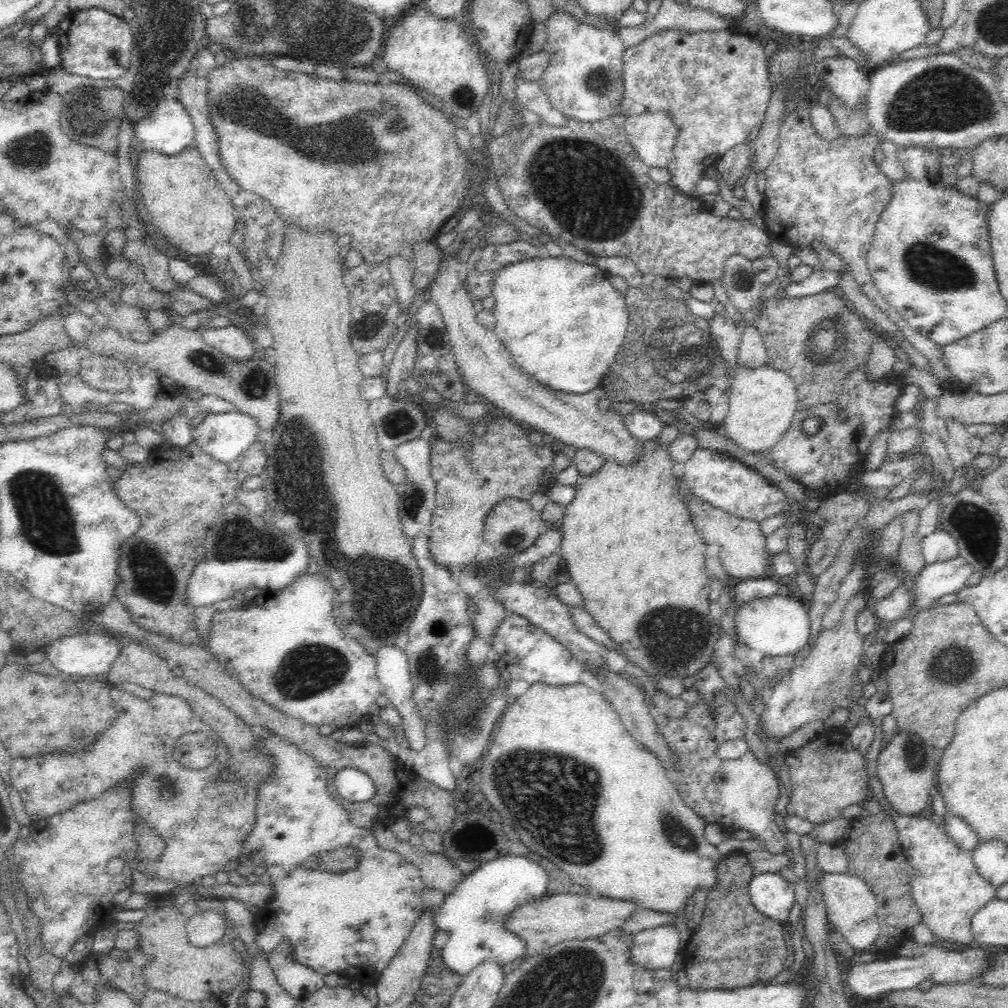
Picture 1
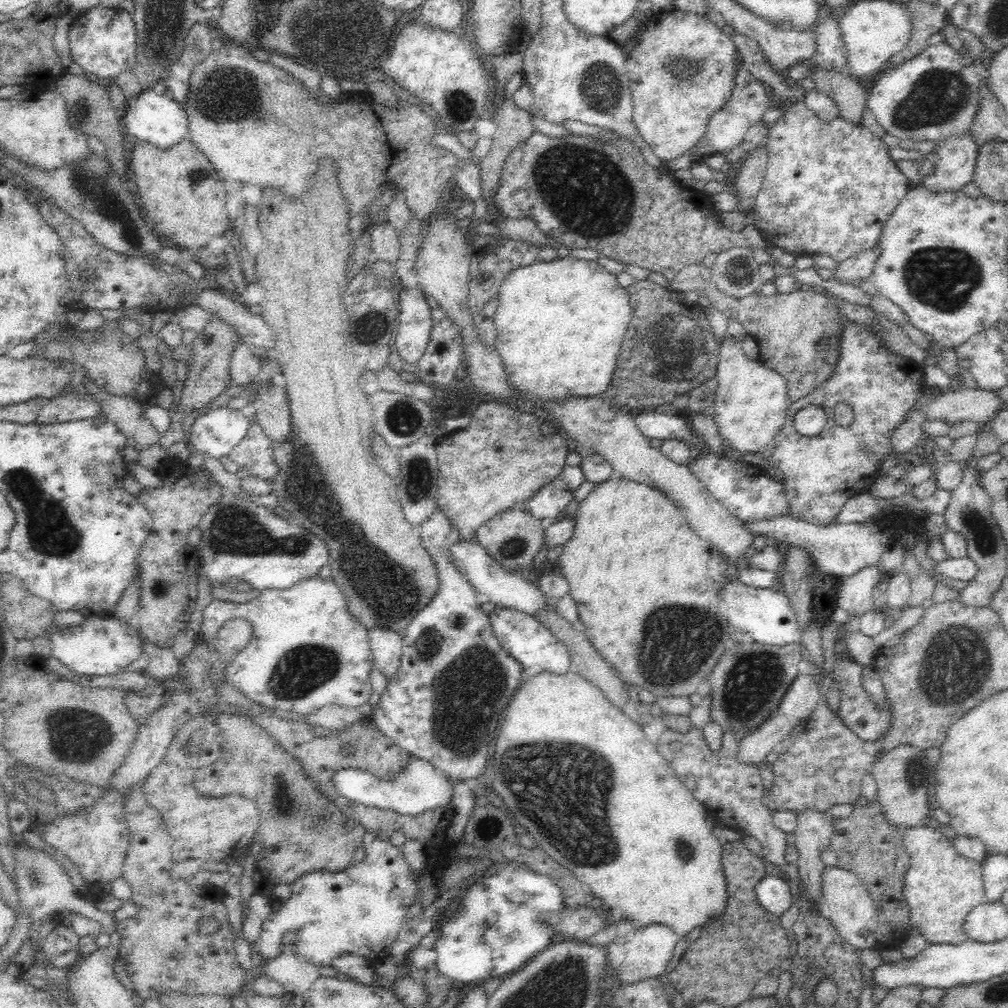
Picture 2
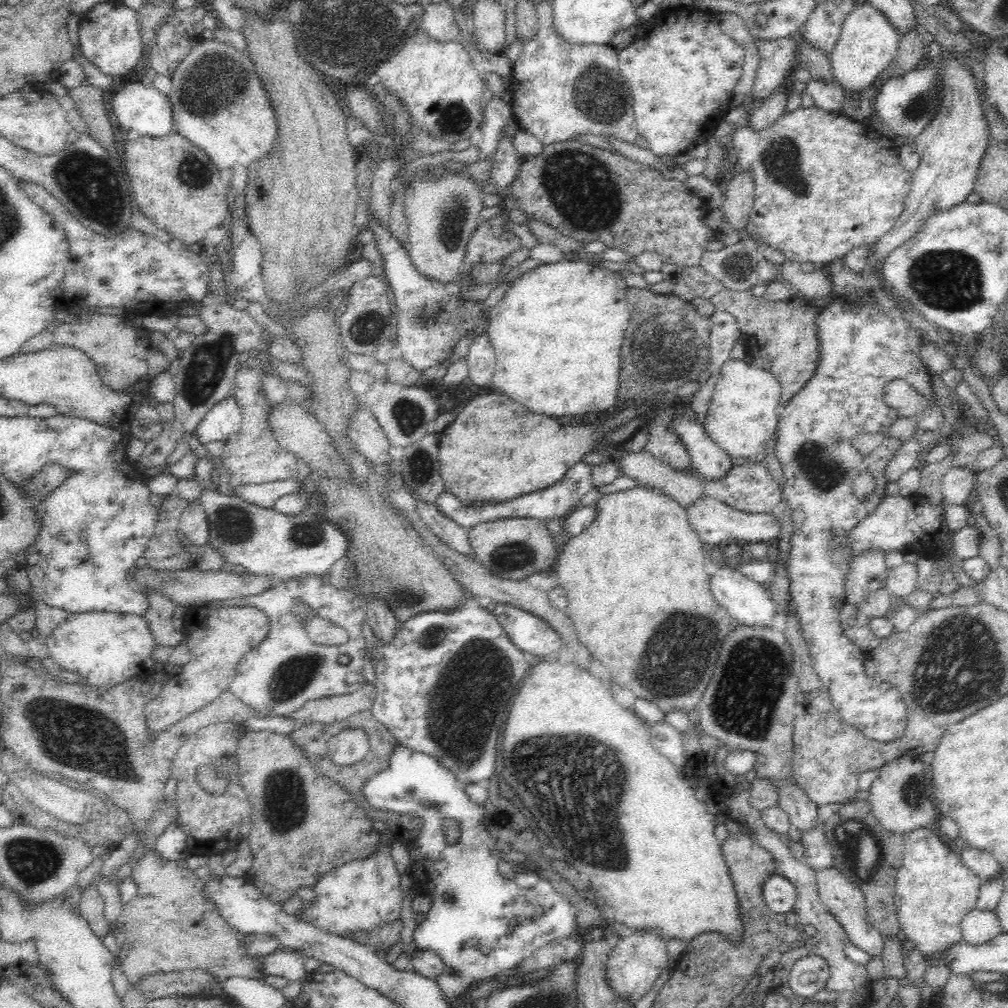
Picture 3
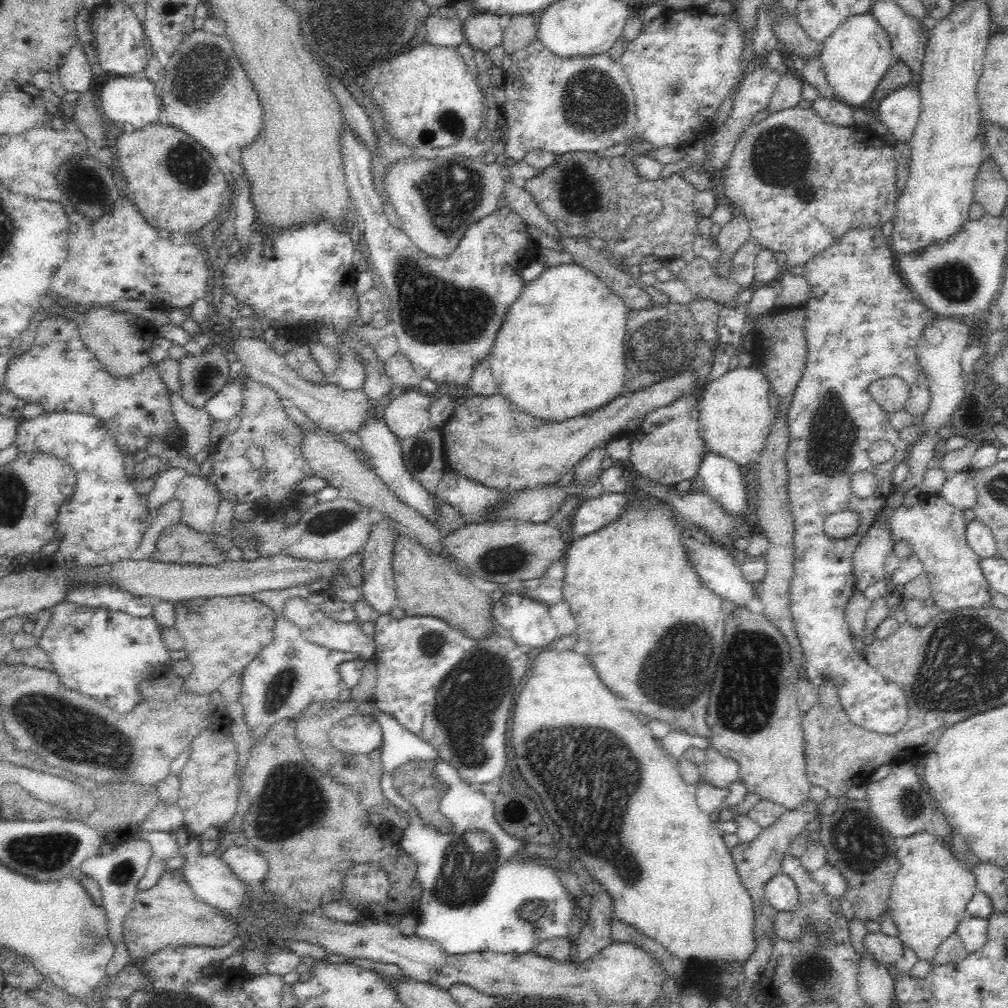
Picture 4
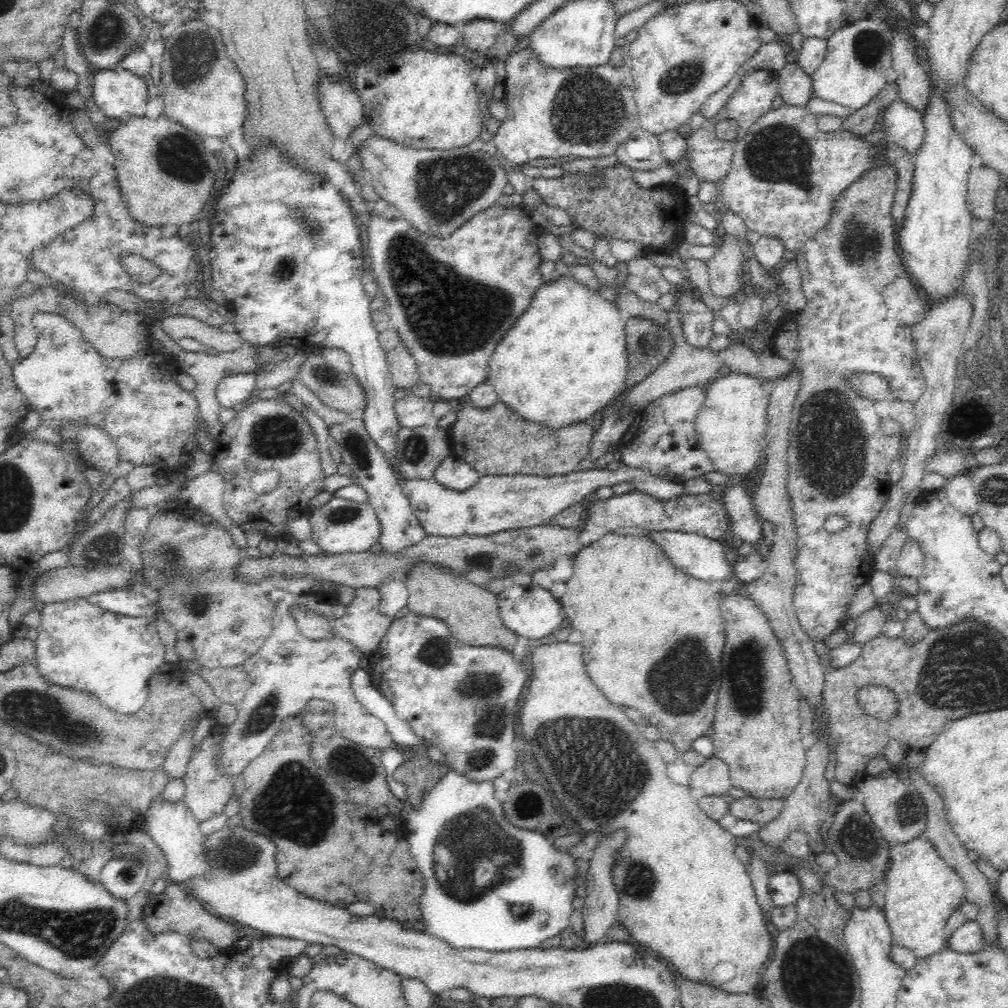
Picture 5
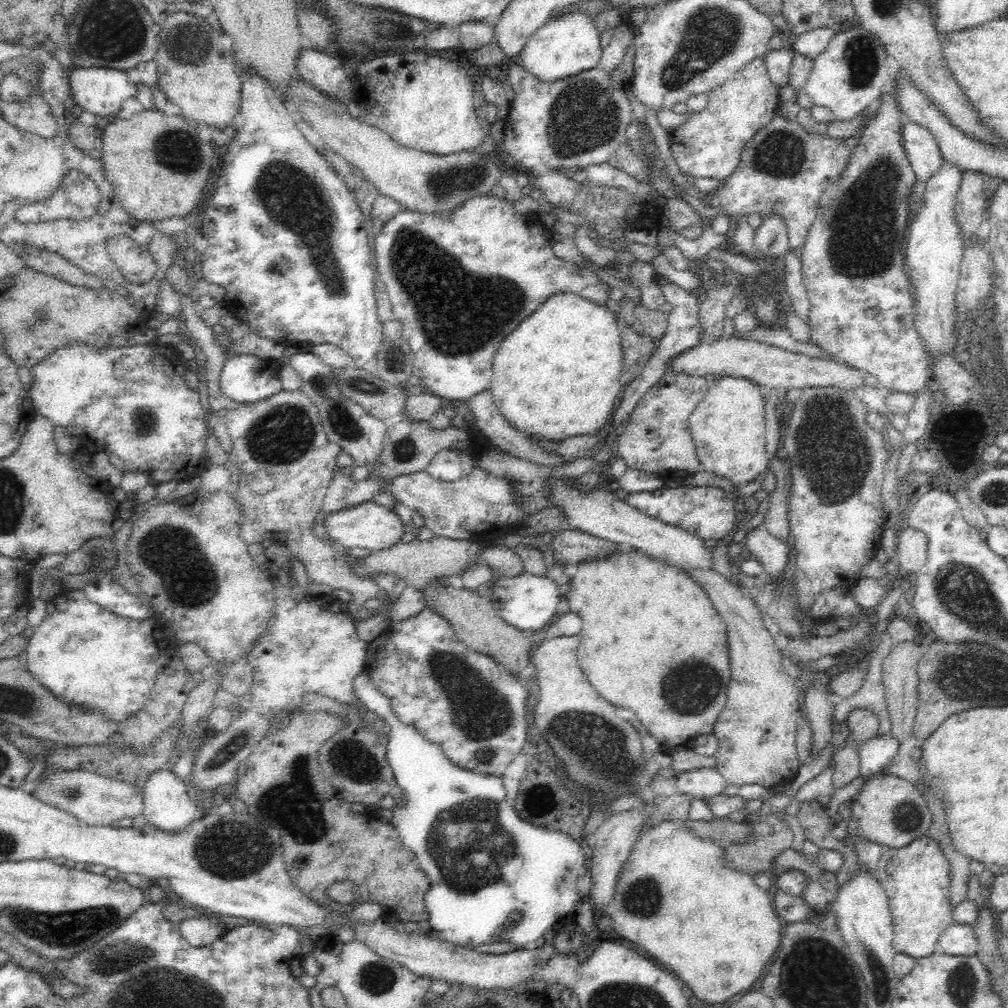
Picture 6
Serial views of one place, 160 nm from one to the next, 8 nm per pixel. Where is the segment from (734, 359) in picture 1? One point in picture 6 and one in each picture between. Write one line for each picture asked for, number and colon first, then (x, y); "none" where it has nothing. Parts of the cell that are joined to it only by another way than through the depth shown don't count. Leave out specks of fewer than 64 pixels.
2: (751, 403)
3: (741, 418)
4: (735, 418)
5: (731, 425)
6: (728, 427)

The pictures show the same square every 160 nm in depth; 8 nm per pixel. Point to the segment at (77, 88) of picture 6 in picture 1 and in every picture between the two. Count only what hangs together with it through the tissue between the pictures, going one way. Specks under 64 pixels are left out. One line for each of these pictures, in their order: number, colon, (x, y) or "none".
1: (169, 129)
2: (154, 119)
3: (144, 111)
4: (125, 100)
5: (119, 92)

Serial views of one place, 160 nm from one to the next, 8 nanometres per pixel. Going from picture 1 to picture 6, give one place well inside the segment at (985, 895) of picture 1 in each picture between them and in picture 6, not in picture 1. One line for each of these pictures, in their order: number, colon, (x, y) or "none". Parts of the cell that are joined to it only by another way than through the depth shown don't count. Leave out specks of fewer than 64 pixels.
2: (941, 887)
3: (934, 890)
4: (929, 894)
5: (922, 891)
6: (917, 887)

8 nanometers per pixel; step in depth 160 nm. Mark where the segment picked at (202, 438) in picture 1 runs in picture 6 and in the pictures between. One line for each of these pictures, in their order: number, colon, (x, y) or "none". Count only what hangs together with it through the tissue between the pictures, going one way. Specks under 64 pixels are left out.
2: (215, 433)
3: (221, 421)
4: (224, 406)
5: (233, 389)
6: (247, 378)

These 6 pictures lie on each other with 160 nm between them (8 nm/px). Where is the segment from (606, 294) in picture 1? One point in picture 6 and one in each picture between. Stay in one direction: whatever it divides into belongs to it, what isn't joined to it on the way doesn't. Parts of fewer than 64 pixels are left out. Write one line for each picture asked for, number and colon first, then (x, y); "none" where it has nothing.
2: (559, 324)
3: (557, 332)
4: (560, 353)
5: (565, 358)
6: (557, 375)

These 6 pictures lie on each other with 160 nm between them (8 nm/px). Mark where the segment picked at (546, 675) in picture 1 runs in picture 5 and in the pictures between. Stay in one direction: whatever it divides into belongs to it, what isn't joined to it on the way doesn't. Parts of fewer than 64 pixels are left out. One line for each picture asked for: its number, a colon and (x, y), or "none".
2: (527, 640)
3: (533, 636)
4: (527, 621)
5: (531, 611)

